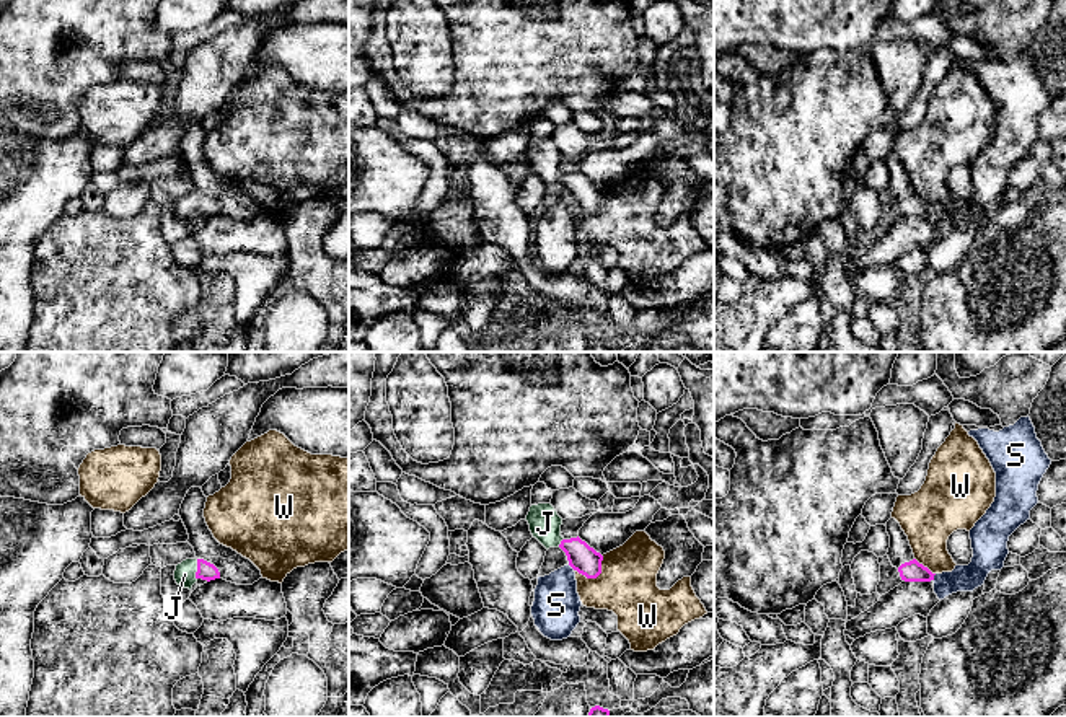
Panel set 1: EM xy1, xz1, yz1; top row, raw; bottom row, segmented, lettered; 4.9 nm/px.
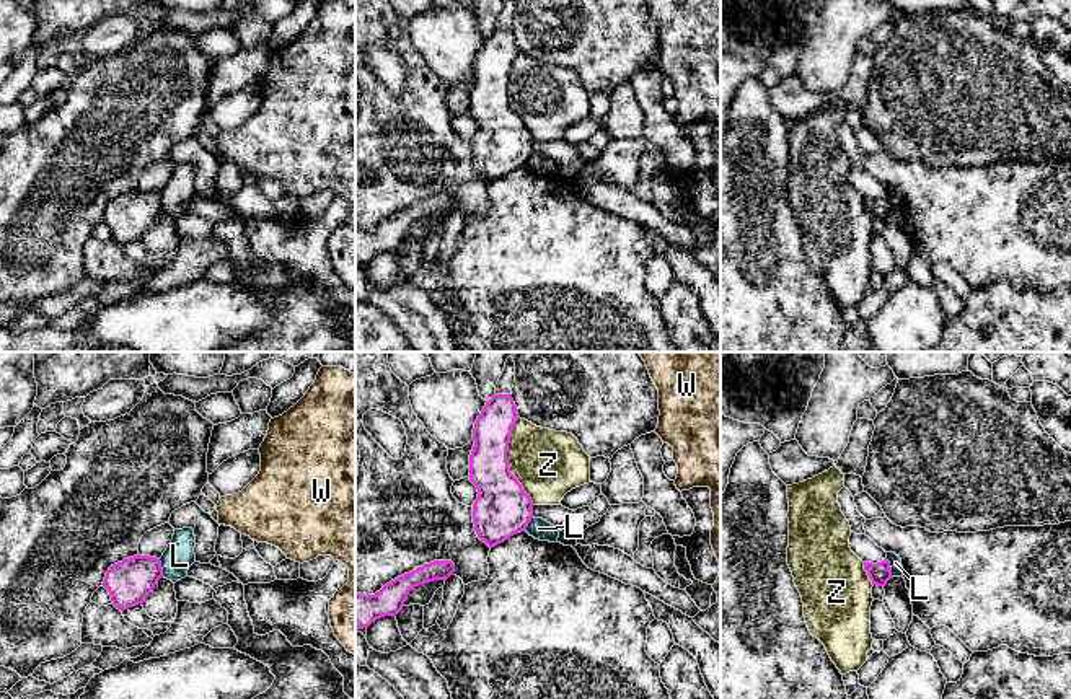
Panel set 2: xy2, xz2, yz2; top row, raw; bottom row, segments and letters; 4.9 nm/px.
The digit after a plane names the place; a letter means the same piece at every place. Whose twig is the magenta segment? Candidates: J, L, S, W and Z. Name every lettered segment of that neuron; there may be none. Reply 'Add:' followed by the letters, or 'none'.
Add: J

